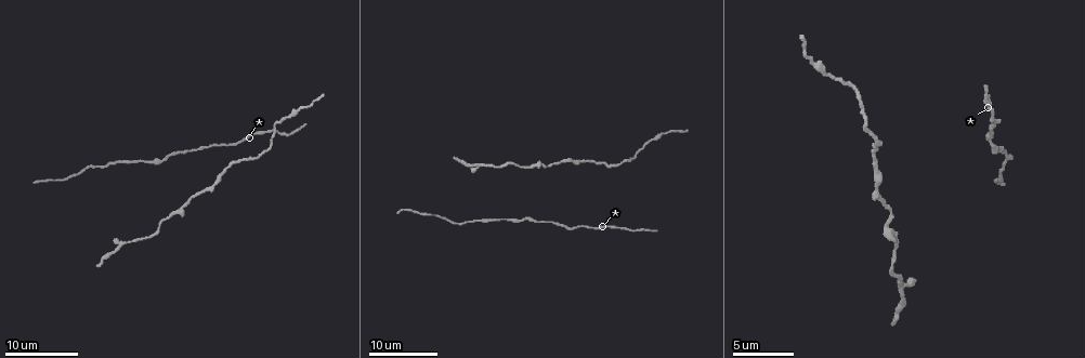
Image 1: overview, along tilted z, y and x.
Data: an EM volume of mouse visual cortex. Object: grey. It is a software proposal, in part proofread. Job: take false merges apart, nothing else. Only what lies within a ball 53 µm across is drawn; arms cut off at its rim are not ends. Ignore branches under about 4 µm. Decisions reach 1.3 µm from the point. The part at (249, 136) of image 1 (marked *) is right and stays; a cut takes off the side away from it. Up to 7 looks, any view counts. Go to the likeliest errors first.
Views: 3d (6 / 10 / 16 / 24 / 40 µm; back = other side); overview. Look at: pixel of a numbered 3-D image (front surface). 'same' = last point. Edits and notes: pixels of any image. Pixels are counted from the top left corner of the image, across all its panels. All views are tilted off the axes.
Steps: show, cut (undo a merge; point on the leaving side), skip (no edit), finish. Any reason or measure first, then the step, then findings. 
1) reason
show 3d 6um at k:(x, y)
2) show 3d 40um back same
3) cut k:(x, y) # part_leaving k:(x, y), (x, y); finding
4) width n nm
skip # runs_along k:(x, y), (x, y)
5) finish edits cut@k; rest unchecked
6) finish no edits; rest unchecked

calibre changes
show 3d 24um at 1:(172, 212)

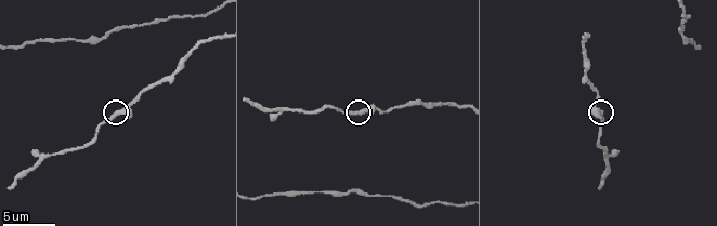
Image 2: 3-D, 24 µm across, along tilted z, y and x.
closer look
show 3d 6um at 2:(115, 112)

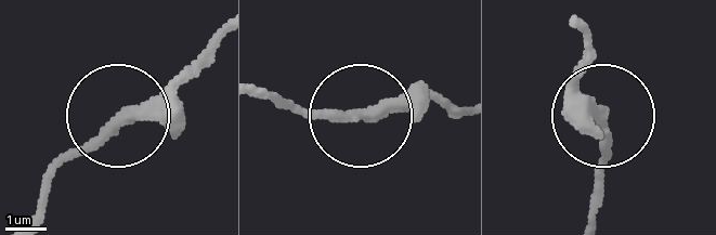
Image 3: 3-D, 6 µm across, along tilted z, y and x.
width 300 nm
skip # one cell here

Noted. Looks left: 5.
sudden change in width
show 3d 24um at 1:(809, 62)

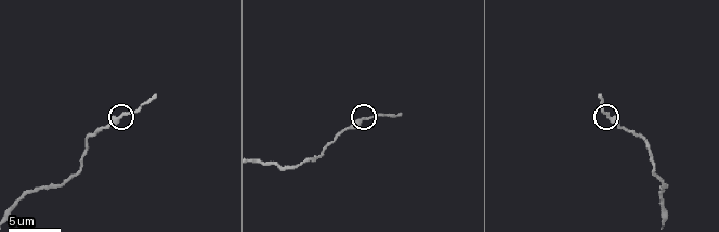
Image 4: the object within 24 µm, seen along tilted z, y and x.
closer look
show 3d 10um at 4:(609, 115)

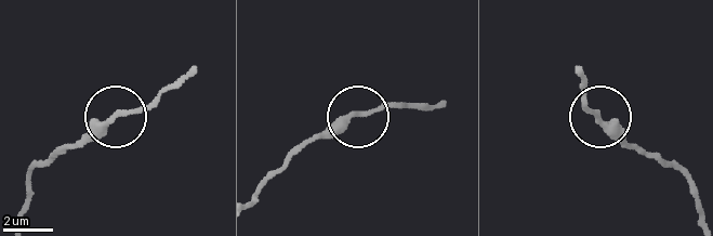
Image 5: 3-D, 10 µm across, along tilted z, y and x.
skip # continuous, no second cell

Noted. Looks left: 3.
sudden change in width
show 3d 16um at 2:(54, 154)

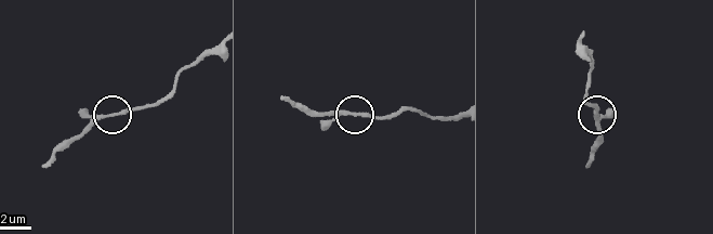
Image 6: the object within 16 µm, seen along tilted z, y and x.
width 220 nm
skip # runs_along 6:(454, 117), (434, 117), (411, 109), (379, 117), (311, 114); one cell here

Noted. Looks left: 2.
calibre changes
show 3d 16um at 2:(325, 191)

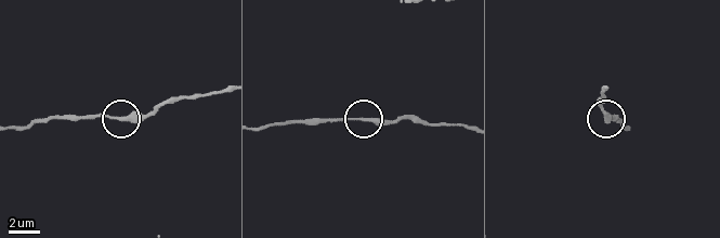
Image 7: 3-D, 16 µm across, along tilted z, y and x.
skip # continuous, no second cell

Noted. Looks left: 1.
finish no edits; rest unchecked

